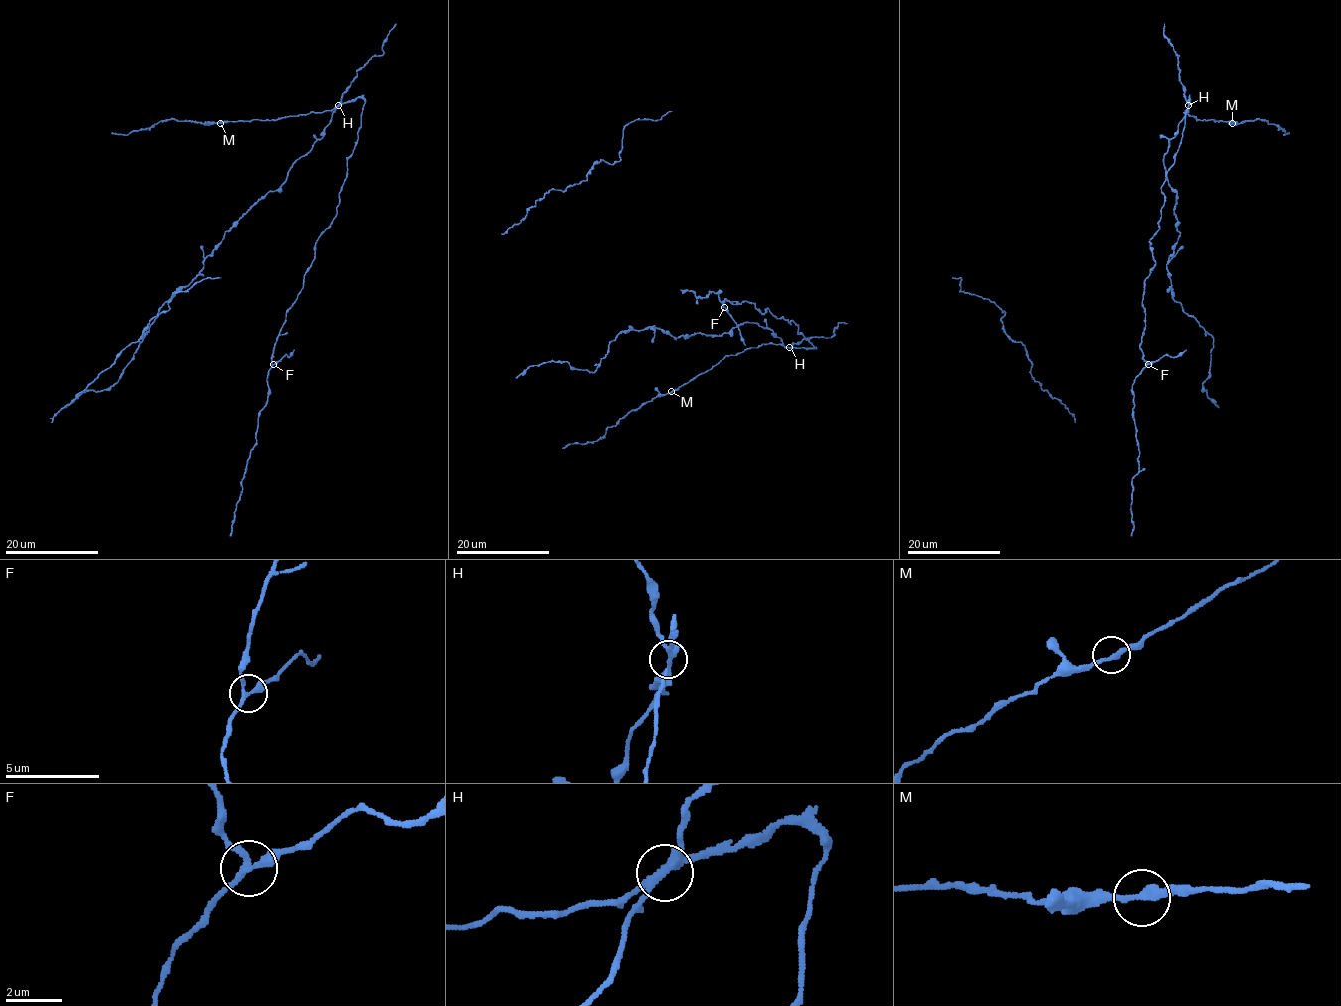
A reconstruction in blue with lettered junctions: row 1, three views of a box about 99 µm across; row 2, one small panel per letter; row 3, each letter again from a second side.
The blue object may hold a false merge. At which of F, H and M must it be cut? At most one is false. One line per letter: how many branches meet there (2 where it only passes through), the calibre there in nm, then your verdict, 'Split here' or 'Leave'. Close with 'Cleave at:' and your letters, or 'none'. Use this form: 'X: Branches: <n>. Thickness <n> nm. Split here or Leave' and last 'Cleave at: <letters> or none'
F: Branches: 3. Thickness 200 nm. Leave
H: Branches: 3. Thickness 280 nm. Split here
M: Branches: 2. Thickness 280 nm. Leave
Cleave at: H

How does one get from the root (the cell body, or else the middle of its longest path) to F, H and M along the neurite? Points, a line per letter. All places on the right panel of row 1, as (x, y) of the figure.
F: (1175, 216), (1163, 160), (1188, 97), (1150, 240), (1154, 266), (1144, 282), (1139, 346), (1148, 364)
H: (1175, 216), (1177, 191), (1168, 183), (1163, 160), (1168, 141), (1188, 105)
M: (1175, 216), (1177, 191), (1168, 183), (1163, 160), (1185, 111), (1201, 120), (1232, 123)

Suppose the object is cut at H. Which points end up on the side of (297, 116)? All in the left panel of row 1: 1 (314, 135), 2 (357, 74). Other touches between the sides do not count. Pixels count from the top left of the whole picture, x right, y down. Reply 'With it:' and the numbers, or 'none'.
With it: none

